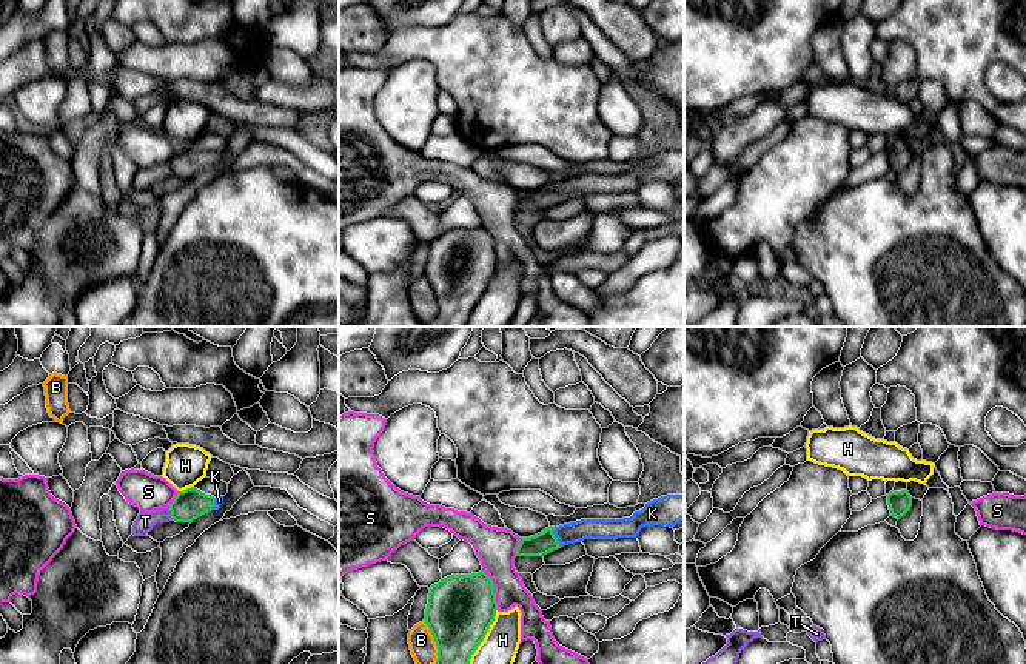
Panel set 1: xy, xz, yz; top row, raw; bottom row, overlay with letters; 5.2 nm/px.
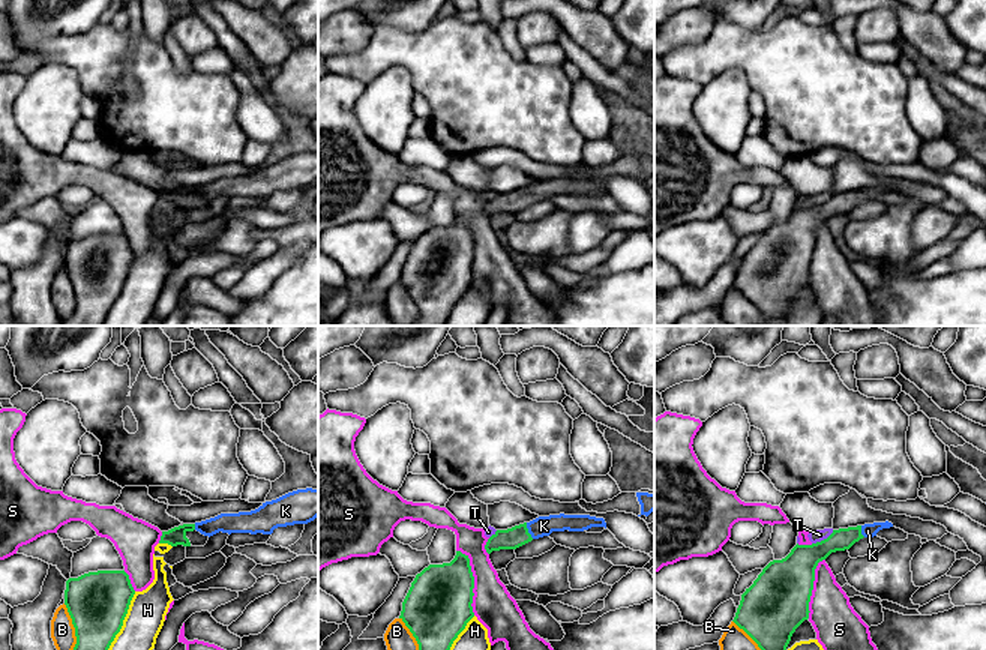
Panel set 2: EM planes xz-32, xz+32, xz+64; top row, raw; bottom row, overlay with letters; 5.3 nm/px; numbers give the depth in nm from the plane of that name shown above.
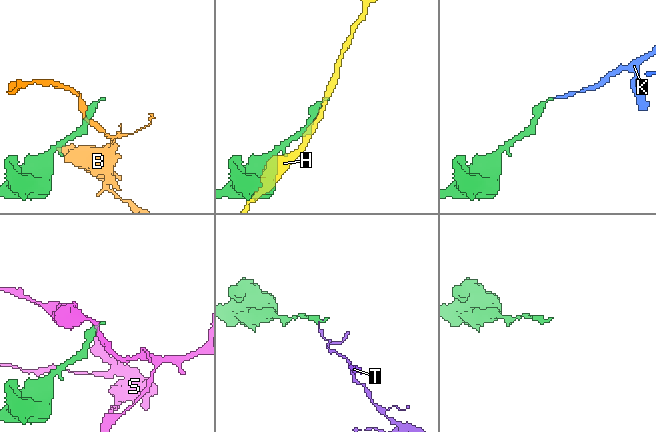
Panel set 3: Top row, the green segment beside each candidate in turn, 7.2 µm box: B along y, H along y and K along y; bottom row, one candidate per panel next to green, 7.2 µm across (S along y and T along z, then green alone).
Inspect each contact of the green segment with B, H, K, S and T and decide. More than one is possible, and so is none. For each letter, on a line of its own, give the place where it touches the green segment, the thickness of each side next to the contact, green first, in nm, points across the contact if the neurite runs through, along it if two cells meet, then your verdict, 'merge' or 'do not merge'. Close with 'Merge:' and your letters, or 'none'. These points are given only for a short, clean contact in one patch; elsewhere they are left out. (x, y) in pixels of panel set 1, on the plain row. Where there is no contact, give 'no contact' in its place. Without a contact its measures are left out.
B: xz (438, 304) | 360/140 nm | do not merge
H: xz (482, 295) | 360/220 nm | do not merge
K: xz (555, 191) | 120/110 nm | across xz (546, 196), (555, 191), (586, 184) | merge
S: xz (493, 244) | 360/200 nm | do not merge
T: xy (171, 168) | 160/100 nm | do not merge
Merge: K

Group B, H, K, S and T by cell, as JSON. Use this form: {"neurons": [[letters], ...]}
{"neurons": [["B"], ["H"], ["K"], ["S"], ["T"]]}

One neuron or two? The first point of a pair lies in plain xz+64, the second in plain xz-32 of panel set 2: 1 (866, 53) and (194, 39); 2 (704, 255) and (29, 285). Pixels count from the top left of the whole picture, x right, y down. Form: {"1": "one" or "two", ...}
{"1": "two", "2": "two"}

